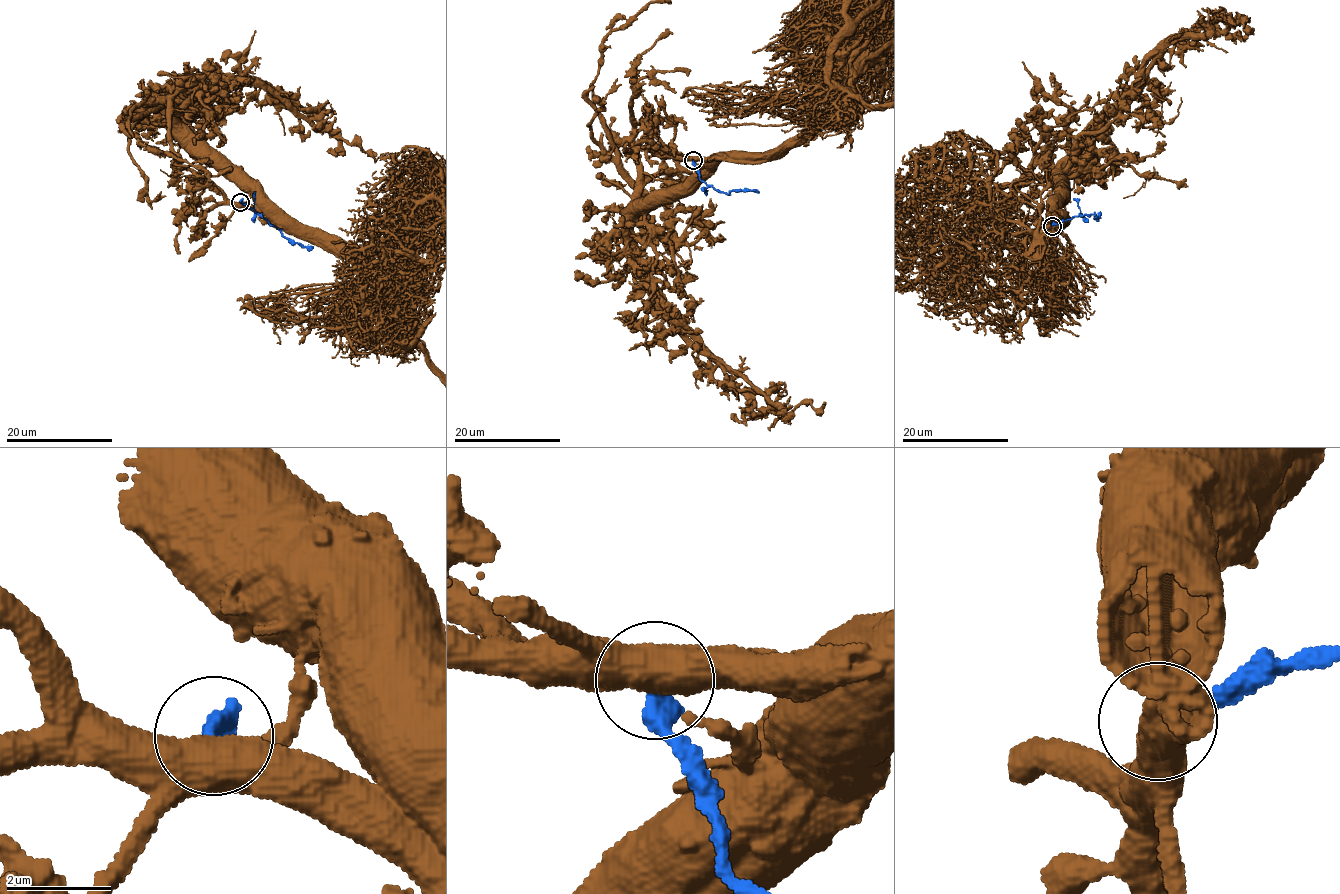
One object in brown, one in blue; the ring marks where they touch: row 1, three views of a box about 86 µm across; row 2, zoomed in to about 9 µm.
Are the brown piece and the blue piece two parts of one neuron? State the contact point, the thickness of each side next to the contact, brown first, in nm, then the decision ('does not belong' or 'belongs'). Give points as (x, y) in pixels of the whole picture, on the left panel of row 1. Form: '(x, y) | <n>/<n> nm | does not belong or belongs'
(240, 202) | 500/480 nm | does not belong

